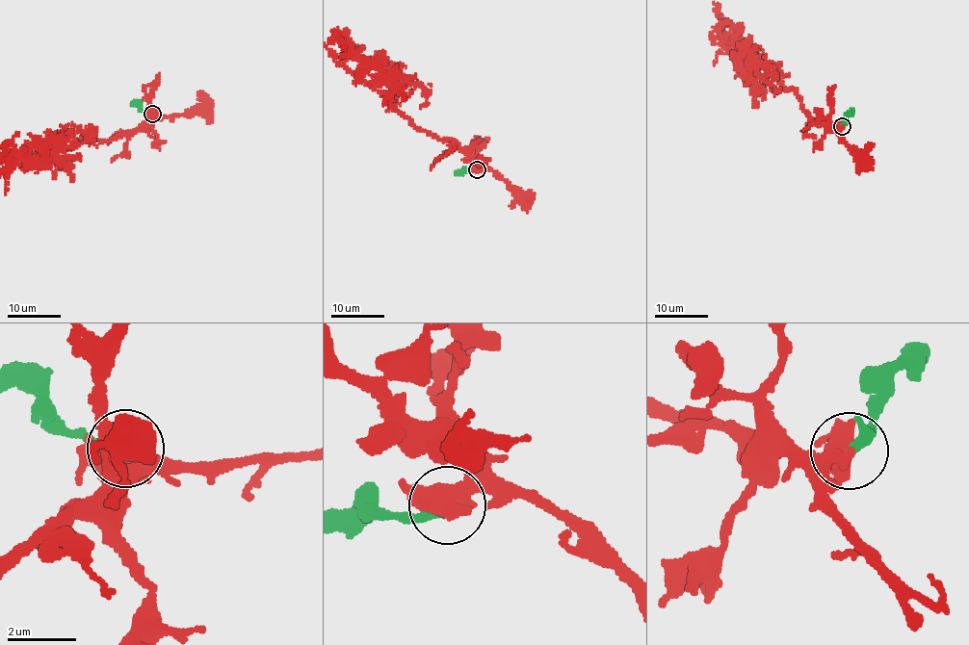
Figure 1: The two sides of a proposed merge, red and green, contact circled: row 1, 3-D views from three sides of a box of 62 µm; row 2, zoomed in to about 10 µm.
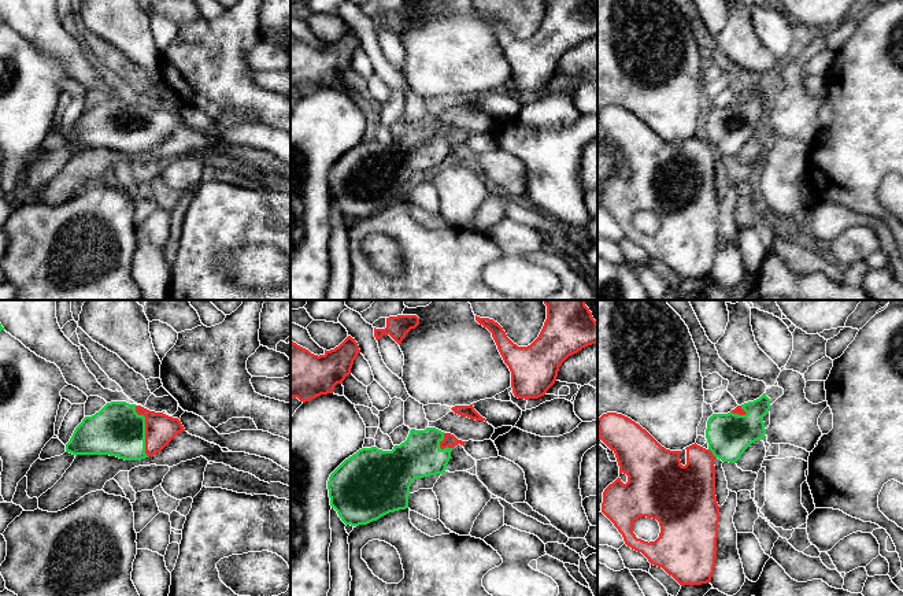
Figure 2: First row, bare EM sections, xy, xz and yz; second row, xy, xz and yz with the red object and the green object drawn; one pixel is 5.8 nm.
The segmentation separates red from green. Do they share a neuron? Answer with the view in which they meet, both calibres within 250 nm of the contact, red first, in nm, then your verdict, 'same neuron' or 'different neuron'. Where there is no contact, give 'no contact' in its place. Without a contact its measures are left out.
contact in xy; calibres 180 and 300 nm; same neuron

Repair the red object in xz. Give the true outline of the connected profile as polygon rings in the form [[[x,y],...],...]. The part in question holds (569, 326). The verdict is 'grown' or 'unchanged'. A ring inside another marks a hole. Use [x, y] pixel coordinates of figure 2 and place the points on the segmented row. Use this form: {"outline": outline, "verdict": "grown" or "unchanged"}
{"outline": [[[543,300],[547,319],[539,337],[528,347],[514,344],[503,327],[489,318],[475,321],[486,327],[511,371],[518,399],[539,399],[555,384],[559,367],[571,355],[597,343],[597,322],[585,300]]], "verdict": "unchanged"}

